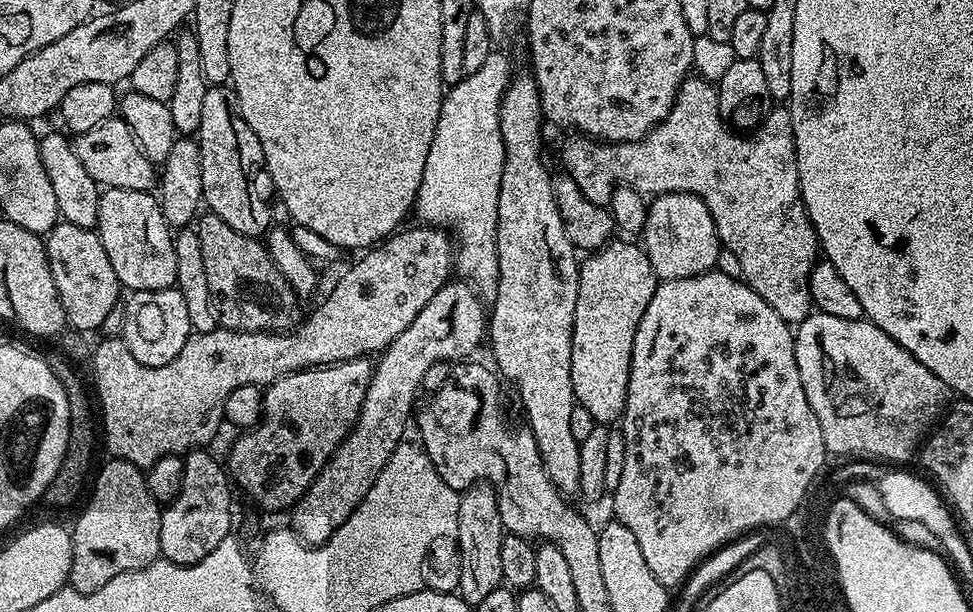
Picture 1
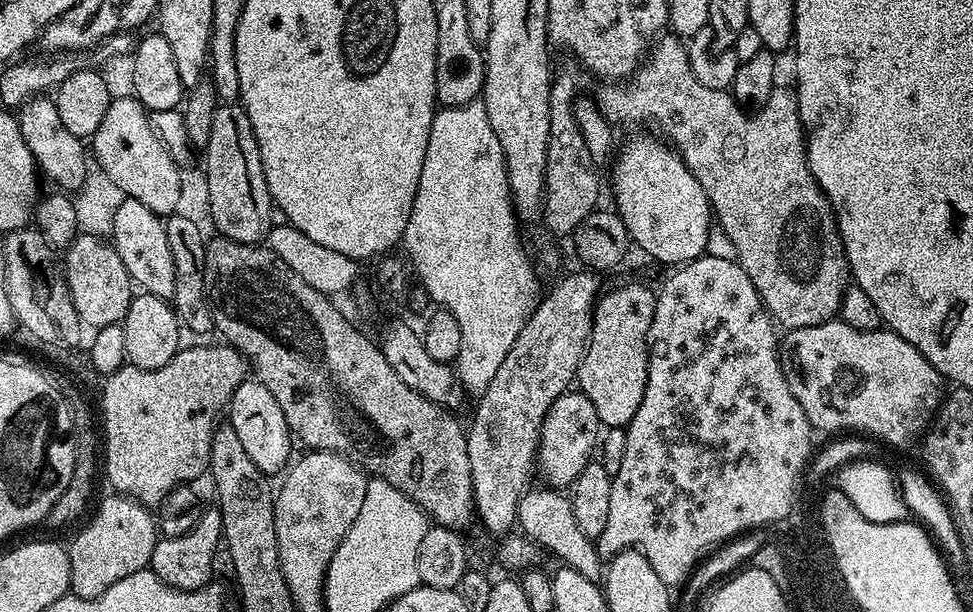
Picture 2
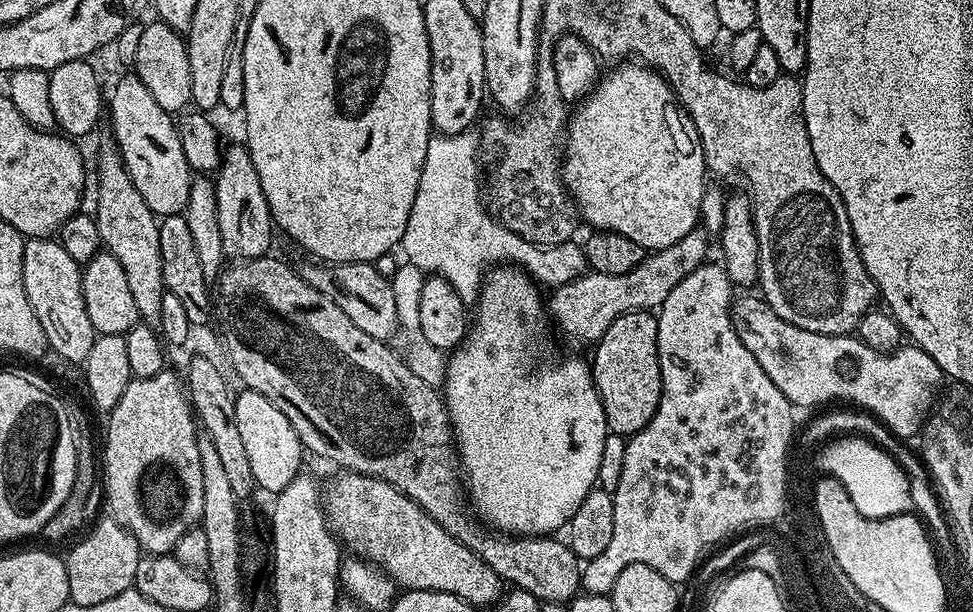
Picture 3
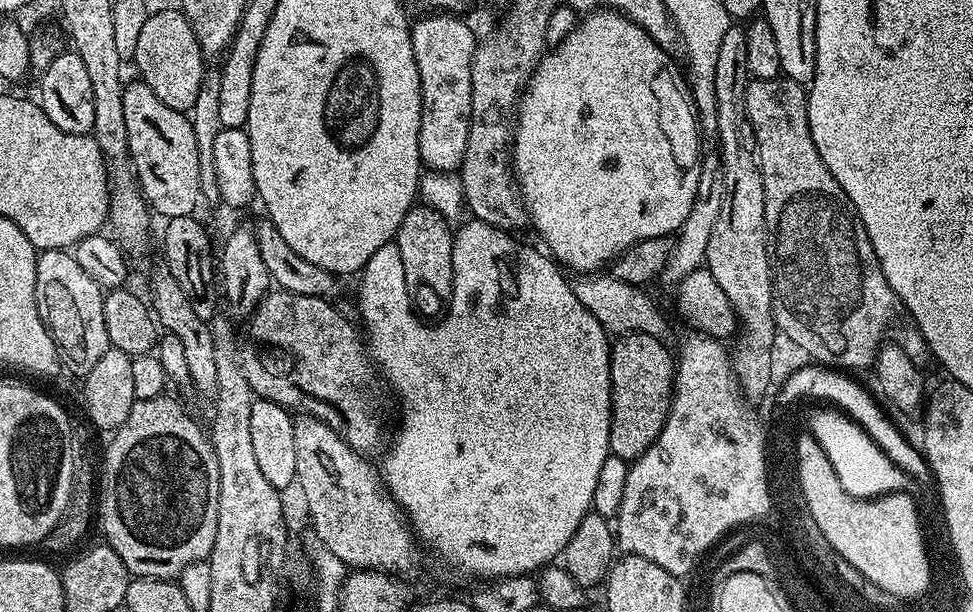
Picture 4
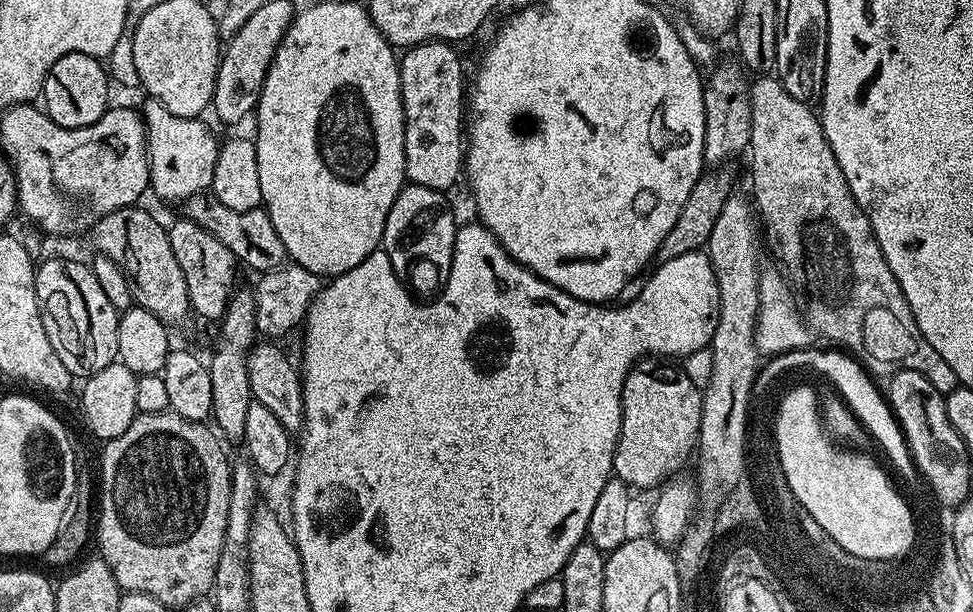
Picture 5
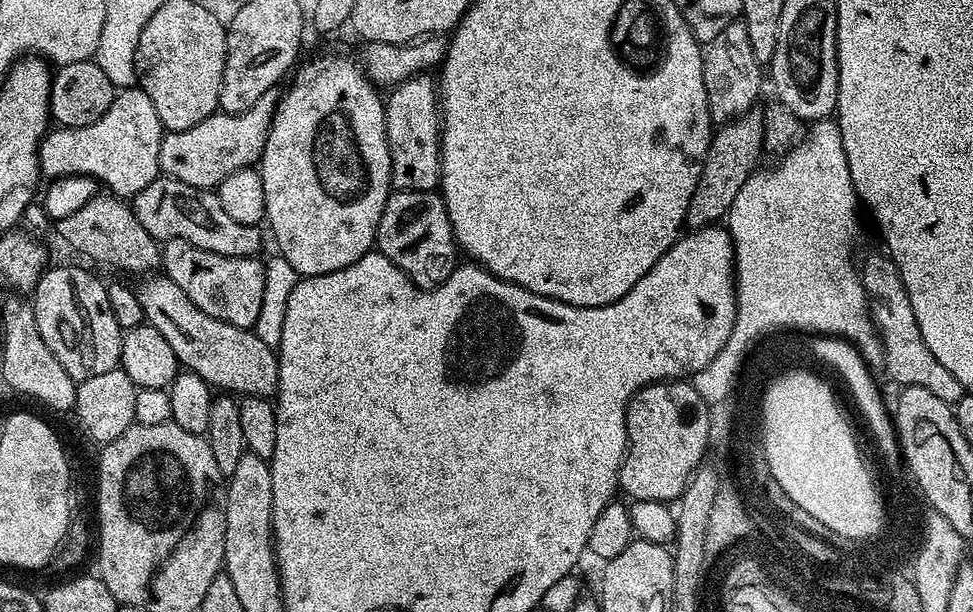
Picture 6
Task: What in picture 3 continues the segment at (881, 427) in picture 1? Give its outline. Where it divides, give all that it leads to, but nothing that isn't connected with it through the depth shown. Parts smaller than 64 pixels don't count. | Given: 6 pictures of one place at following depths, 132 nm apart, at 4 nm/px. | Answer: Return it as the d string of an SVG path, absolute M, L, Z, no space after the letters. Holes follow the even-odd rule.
M752 294L732 301L734 330L754 358L758 358L762 370L770 374L770 382L786 394L793 406L819 409L831 405L831 400L840 400L836 402L875 416L894 436L915 437L923 429L941 395L940 383L946 380L944 371L930 354L915 346L877 350L863 344L856 334L814 334L778 318L759 295L748 295Z

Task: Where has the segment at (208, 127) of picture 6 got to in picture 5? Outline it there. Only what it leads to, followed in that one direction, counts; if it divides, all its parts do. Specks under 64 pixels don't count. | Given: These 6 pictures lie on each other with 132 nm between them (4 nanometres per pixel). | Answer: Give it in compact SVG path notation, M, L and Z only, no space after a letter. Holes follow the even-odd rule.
M145 99L144 137L148 143L148 183L151 191L164 200L183 202L191 196L211 189L214 178L214 162L218 162L220 144L216 136L200 118L187 120L170 114L166 106L156 100Z

